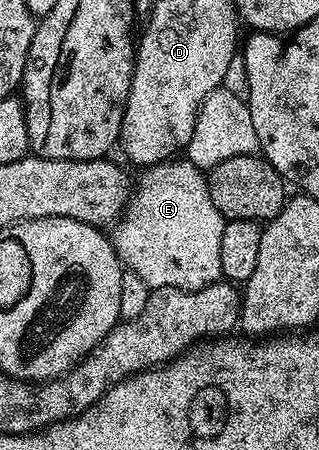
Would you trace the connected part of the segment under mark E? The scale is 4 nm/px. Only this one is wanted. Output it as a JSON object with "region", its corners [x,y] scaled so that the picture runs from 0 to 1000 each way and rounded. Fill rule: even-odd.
{"region":[[[545,349],[439,382],[442,400],[423,407],[411,449],[389,480],[367,489],[348,513],[348,538],[382,587],[436,607],[470,642],[486,638],[571,638],[577,647],[621,647],[696,618],[687,553],[708,487],[661,447],[646,382],[589,349]]]}

